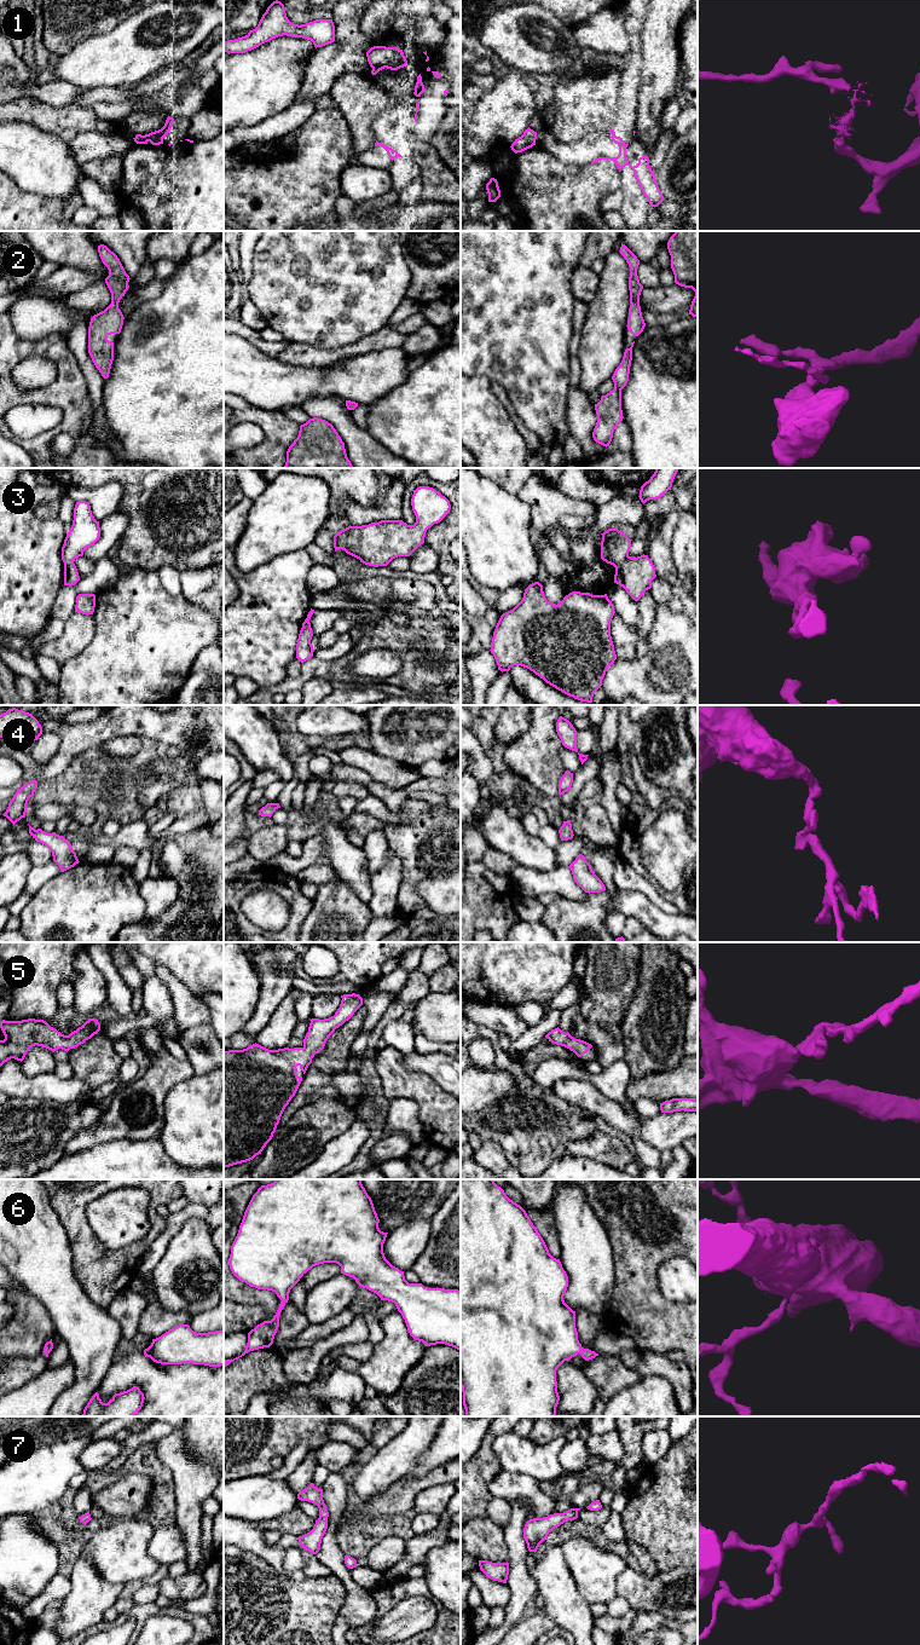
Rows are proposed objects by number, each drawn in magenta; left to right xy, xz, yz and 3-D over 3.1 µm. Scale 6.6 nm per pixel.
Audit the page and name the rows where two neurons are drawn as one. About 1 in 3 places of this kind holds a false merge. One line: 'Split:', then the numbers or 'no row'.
Split: 1, 3

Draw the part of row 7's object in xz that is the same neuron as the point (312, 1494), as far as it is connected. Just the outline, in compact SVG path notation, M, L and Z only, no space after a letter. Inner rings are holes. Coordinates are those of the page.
M313 1483L297 1494L301 1501L308 1501L318 1506L319 1518L316 1520L313 1529L299 1536L297 1540L303 1549L317 1554L320 1549L322 1539L328 1529L329 1512L323 1500L323 1489L318 1489Z

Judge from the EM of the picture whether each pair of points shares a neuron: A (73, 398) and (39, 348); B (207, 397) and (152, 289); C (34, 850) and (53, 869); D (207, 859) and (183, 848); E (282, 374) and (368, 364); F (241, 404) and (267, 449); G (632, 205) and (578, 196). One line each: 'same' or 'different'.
A: same
B: different
C: different
D: same
E: same
F: different
G: different

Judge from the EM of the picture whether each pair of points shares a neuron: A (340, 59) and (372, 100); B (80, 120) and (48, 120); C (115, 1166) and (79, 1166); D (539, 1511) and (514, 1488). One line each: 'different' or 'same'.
A: different
B: same
C: same
D: same

